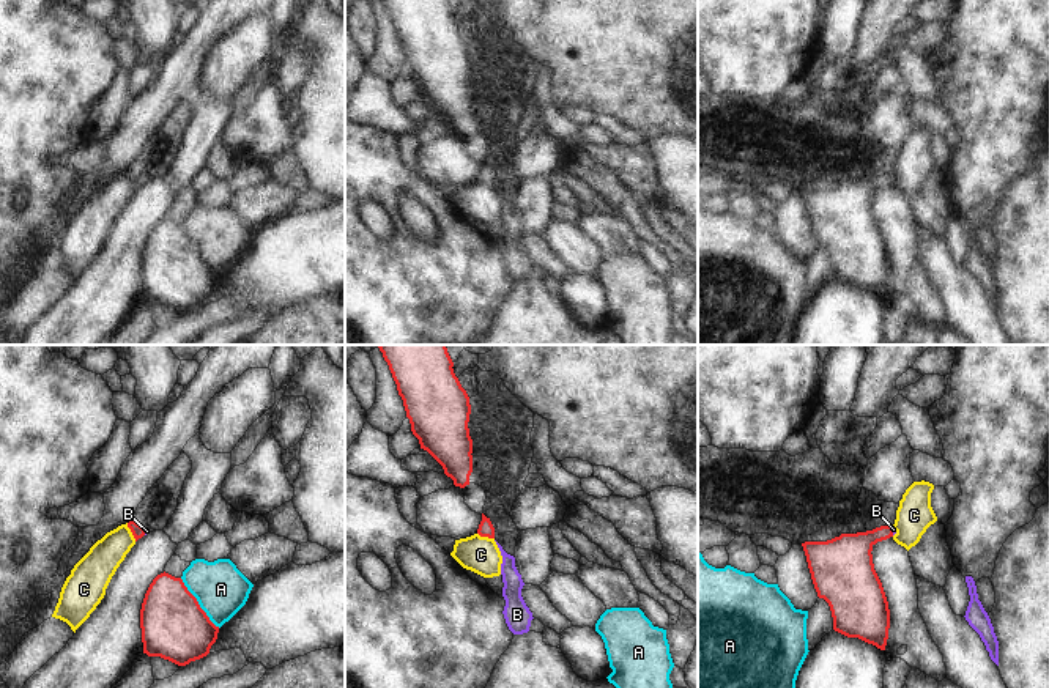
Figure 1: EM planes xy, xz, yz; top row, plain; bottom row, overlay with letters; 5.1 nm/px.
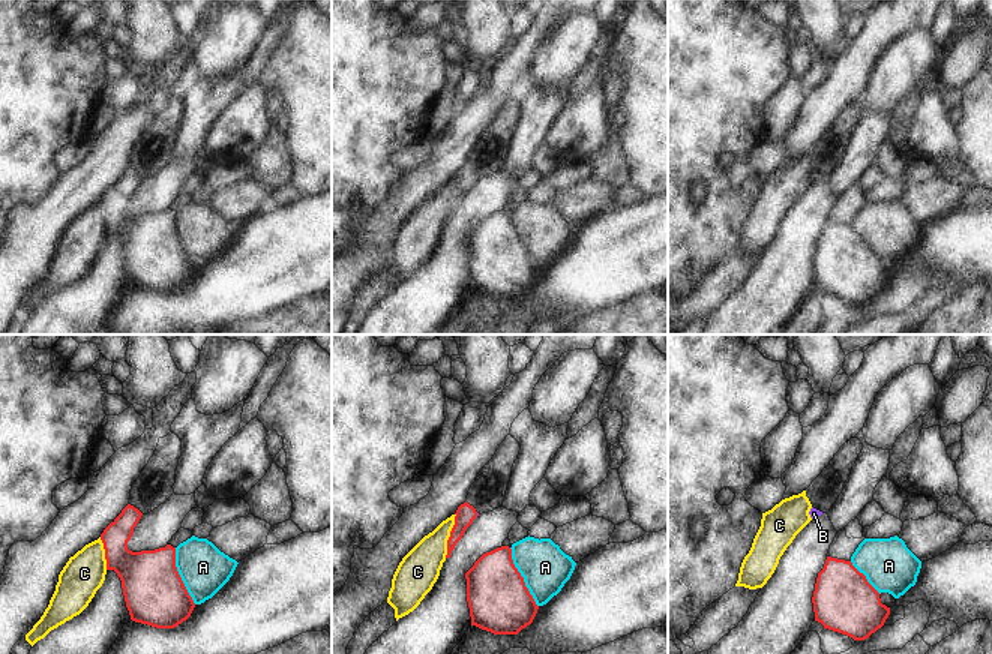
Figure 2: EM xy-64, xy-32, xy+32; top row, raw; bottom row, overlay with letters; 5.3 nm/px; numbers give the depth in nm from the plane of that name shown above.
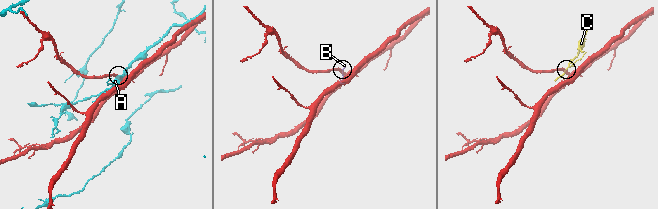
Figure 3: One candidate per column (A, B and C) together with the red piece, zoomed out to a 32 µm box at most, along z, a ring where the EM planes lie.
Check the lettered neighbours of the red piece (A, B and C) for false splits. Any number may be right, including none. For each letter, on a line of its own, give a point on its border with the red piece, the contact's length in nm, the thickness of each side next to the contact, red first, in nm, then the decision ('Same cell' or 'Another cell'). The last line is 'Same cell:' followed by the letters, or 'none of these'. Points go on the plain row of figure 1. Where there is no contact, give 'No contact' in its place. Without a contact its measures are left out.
A: Touches red at xy (197, 251). Shared border 320 nm. Thickness 340 nm (red) against 280 nm. Another cell
B: Touches red at xy (144, 180). Shared border 30 nm. Thickness 70 nm (red) against 20 nm. Same cell
C: Touches red at xy (131, 178). Shared border 110 nm. Thickness 70 nm (red) against 180 nm. Another cell
Same cell: B.

